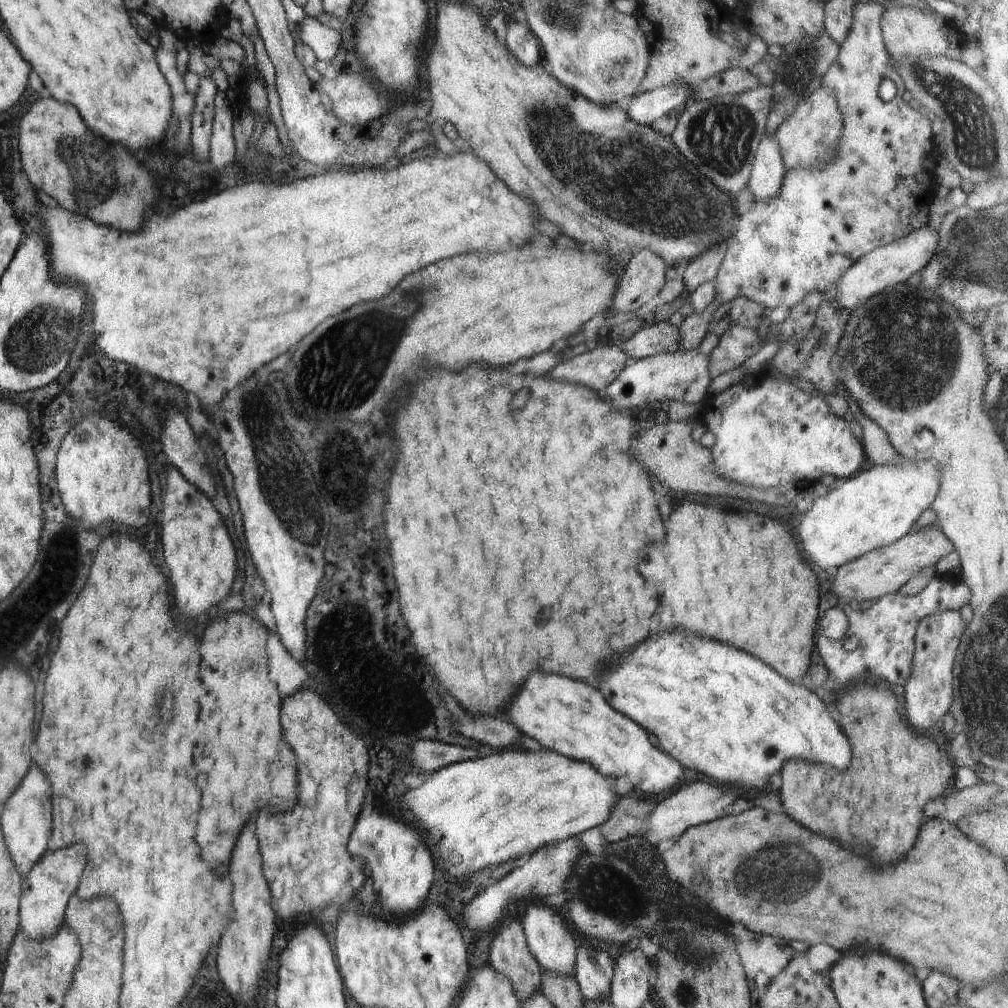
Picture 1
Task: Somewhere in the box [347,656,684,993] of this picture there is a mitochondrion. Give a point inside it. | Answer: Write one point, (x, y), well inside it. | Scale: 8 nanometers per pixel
(615, 893)

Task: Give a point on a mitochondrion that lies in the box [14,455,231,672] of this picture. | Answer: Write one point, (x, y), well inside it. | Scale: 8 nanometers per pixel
(61, 554)

